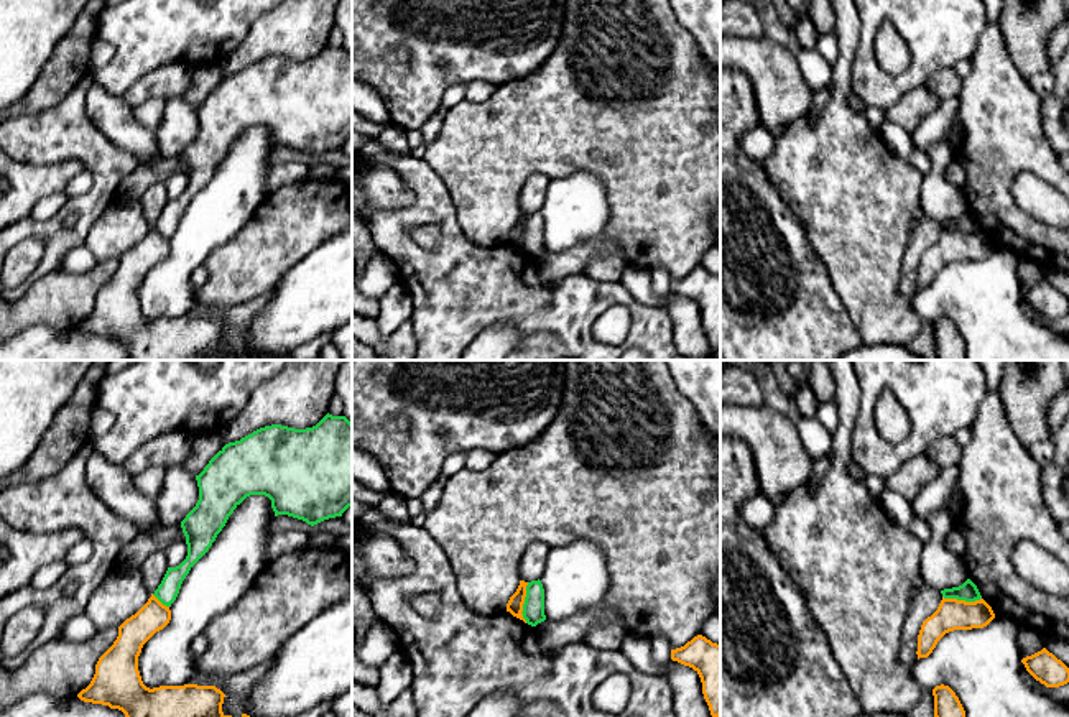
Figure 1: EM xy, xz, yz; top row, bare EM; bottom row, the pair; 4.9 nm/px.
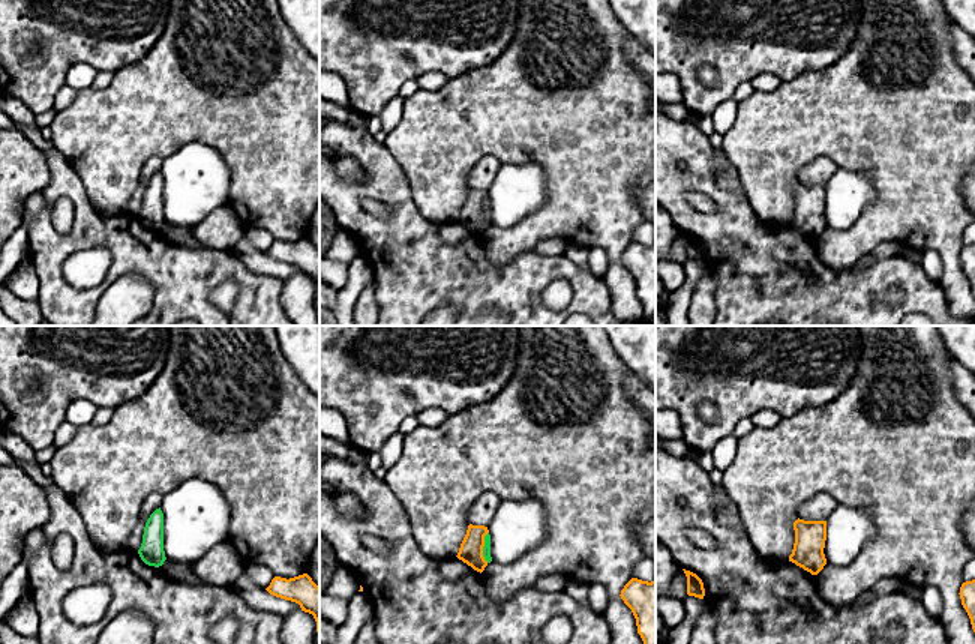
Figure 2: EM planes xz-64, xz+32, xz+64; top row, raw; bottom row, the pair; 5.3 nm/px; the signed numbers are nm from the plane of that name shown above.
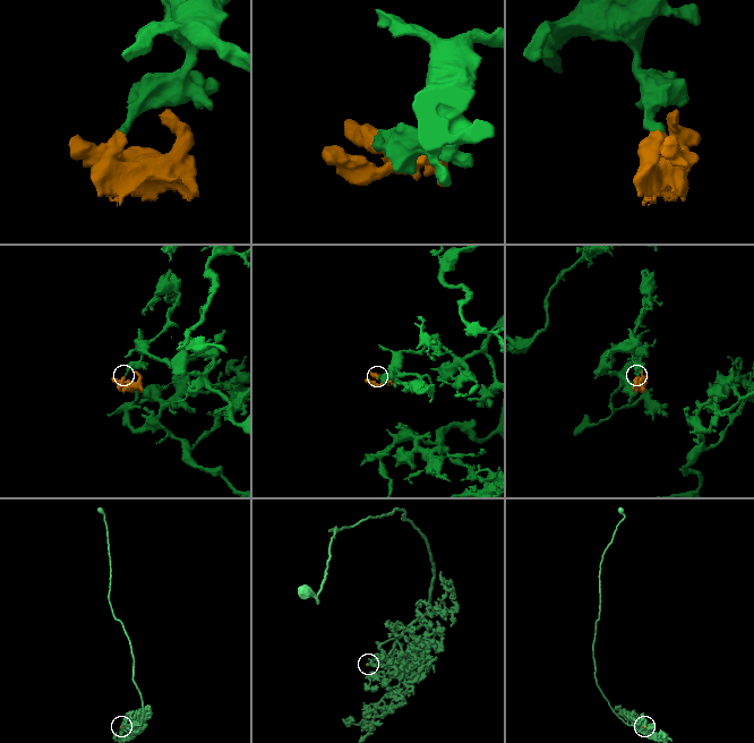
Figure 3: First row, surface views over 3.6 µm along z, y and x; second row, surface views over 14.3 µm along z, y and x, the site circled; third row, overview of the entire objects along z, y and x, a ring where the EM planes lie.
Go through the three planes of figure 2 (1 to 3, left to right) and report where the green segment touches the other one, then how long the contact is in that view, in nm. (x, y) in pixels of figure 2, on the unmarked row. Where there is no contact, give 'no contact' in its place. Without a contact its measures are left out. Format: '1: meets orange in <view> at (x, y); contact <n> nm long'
1: no contact
2: meets orange in xz+32 at (483, 209); contact 170 nm long
3: no contact

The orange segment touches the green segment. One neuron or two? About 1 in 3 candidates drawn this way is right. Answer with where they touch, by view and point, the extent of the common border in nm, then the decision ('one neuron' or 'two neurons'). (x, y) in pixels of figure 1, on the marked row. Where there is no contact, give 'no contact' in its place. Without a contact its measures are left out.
meets orange in xz at (523, 602); contact 200 nm long; two neurons

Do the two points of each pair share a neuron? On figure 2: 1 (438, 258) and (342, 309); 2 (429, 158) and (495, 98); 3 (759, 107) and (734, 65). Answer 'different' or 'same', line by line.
1: different
2: same
3: different

